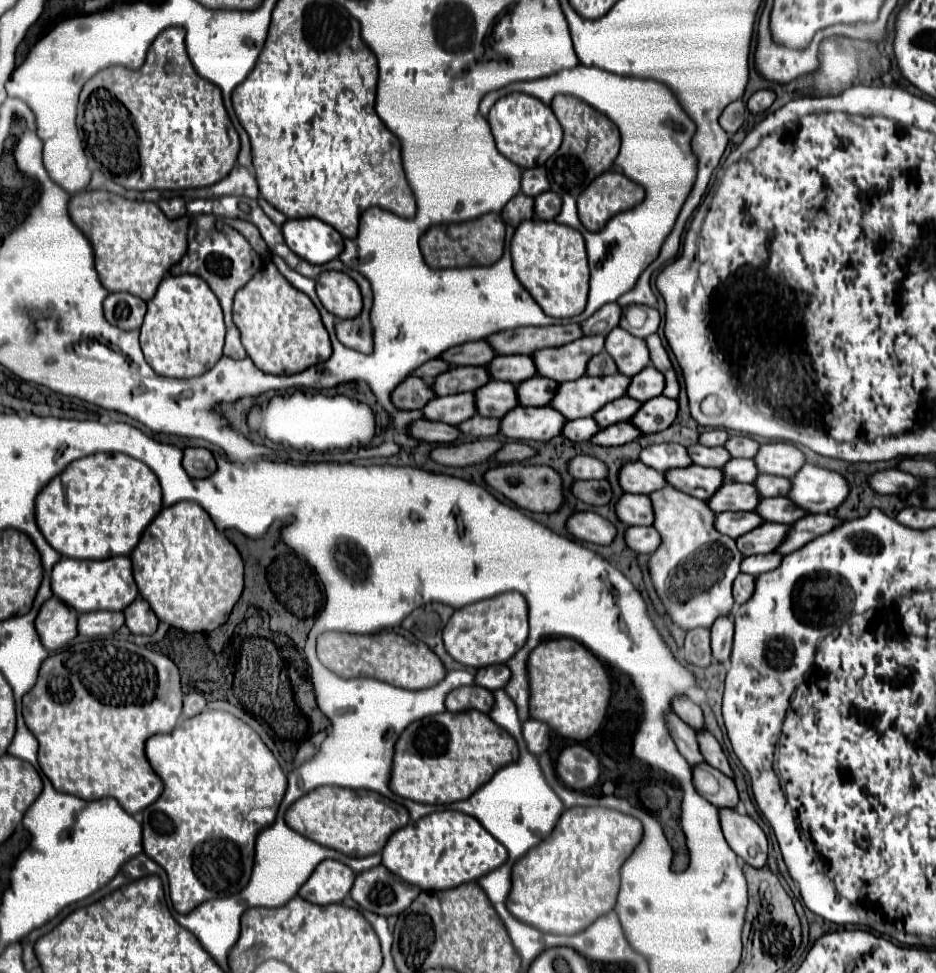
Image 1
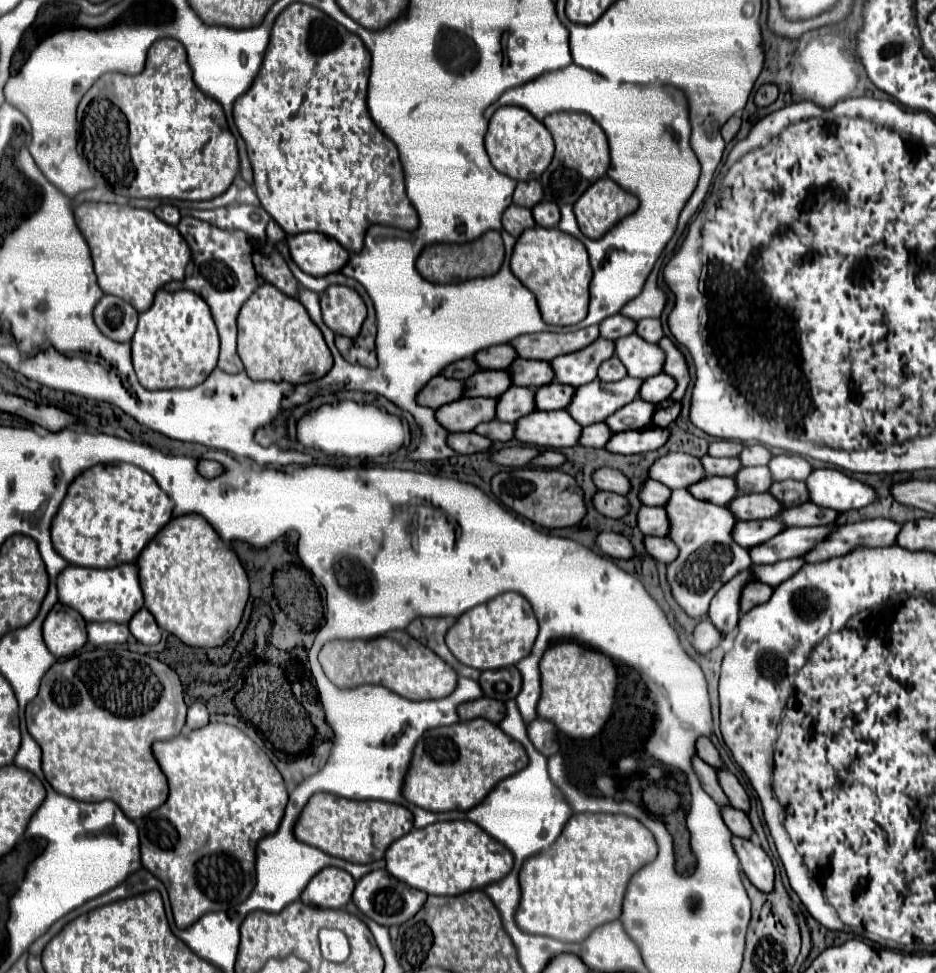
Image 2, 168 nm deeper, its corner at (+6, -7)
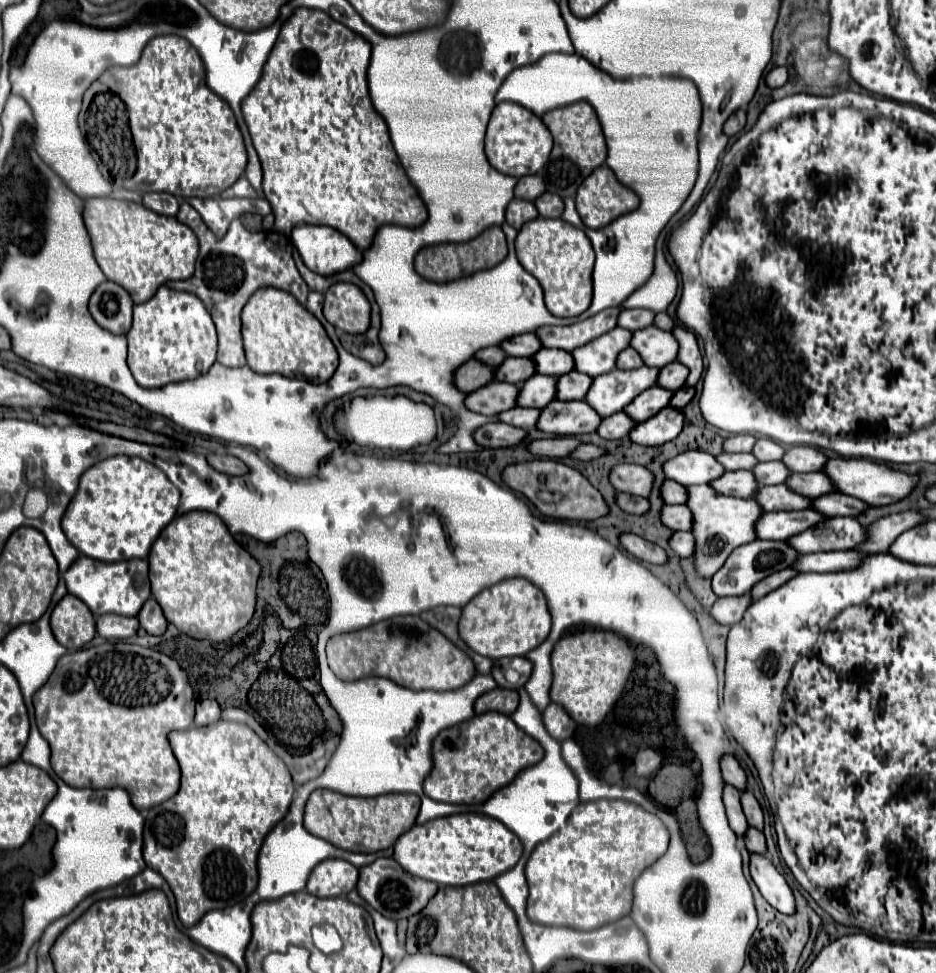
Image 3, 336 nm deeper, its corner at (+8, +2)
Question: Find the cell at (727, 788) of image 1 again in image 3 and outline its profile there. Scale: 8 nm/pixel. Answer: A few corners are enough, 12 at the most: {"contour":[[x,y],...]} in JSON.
{"contour":[[747,827],[743,841],[753,853],[765,851],[765,837],[759,829]]}

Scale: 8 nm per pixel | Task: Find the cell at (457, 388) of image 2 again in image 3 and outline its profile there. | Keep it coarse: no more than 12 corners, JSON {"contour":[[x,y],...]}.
{"contour":[[469,359],[453,373],[453,385],[471,393],[493,379],[493,369]]}

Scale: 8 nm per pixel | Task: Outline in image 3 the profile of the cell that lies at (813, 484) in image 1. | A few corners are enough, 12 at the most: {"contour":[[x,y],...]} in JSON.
{"contour":[[829,459],[833,489],[867,505],[911,493],[917,477],[869,459]]}

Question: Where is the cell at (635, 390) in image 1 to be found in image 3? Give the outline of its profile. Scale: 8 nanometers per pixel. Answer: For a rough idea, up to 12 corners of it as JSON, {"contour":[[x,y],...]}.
{"contour":[[673,361],[659,371],[657,385],[669,391],[683,387],[687,367]]}

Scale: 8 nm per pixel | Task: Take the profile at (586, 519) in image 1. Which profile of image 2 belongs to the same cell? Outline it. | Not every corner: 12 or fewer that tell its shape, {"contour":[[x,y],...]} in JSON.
{"contour":[[601,532],[597,544],[611,558],[631,560],[631,542],[617,532]]}

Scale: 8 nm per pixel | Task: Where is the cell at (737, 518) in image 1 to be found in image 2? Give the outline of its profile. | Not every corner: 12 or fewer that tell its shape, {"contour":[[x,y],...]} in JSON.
{"contour":[[779,518],[741,522],[733,530],[743,548],[765,544],[785,530]]}

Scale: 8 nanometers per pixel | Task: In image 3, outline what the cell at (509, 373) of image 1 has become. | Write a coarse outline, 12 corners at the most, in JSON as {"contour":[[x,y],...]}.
{"contour":[[541,349],[535,373],[561,377],[573,369],[571,353]]}

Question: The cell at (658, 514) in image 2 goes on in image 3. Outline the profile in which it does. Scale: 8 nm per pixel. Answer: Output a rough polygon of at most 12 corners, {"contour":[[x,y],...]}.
{"contour":[[663,505],[661,521],[671,531],[689,531],[685,505]]}

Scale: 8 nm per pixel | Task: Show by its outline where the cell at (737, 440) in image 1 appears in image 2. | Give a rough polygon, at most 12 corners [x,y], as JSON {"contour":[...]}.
{"contour":[[761,444],[745,446],[743,466],[767,466],[773,454]]}

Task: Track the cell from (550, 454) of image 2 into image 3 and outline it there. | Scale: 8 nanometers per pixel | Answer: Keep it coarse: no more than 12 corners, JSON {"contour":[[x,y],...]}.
{"contour":[[587,445],[575,447],[569,457],[589,461],[603,455],[601,447]]}

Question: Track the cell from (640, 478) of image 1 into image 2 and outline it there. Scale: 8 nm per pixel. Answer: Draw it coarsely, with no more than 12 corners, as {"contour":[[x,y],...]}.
{"contour":[[647,480],[639,494],[645,506],[665,506],[671,490]]}

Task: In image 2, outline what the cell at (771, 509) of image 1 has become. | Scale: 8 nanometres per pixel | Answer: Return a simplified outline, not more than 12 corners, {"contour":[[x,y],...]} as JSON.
{"contour":[[813,502],[785,508],[785,526],[833,524],[839,512]]}

